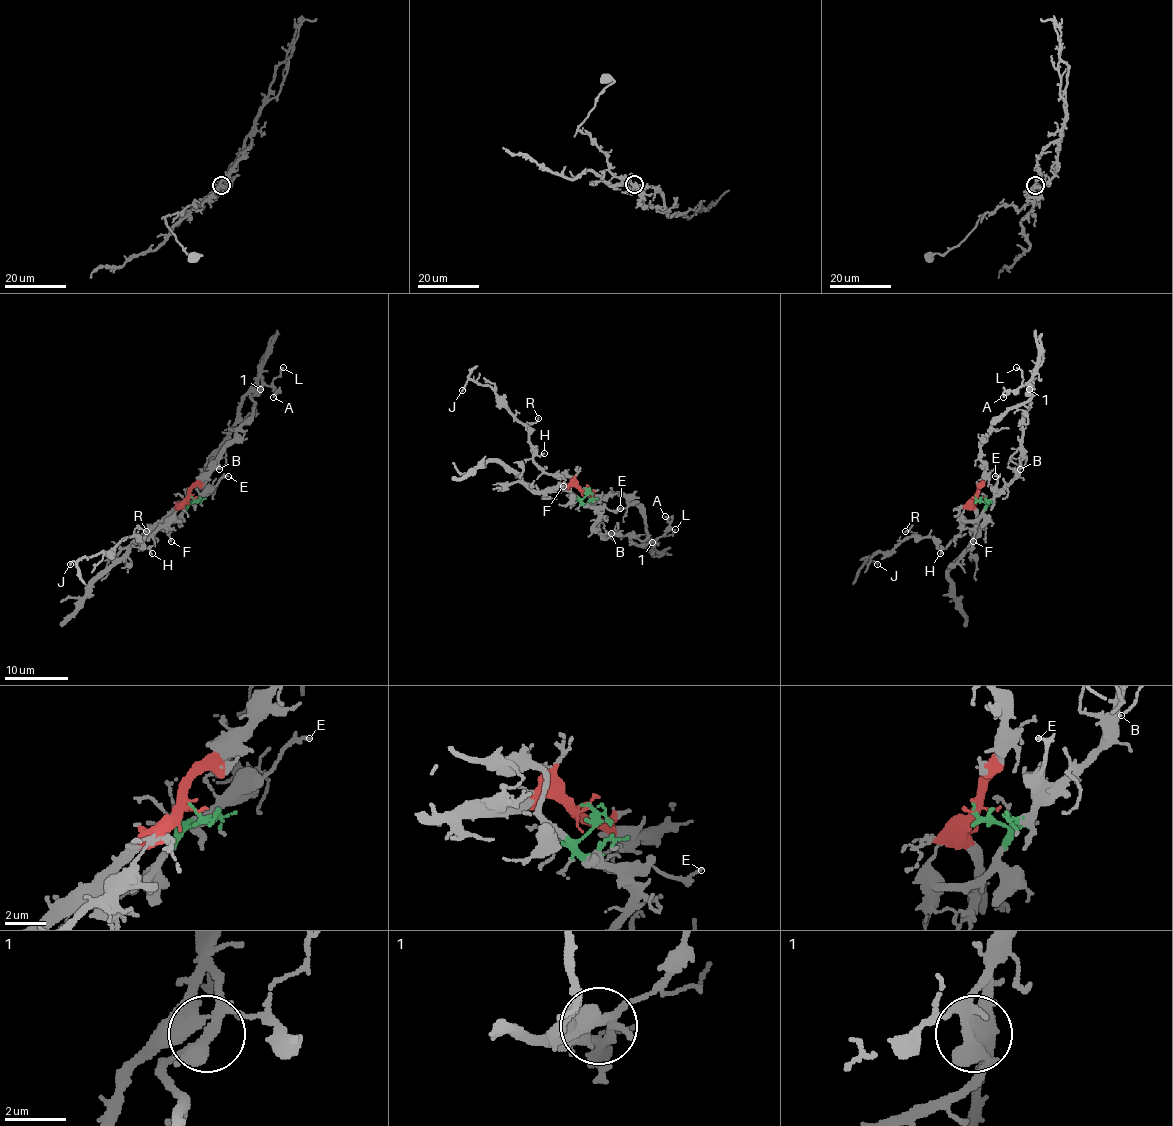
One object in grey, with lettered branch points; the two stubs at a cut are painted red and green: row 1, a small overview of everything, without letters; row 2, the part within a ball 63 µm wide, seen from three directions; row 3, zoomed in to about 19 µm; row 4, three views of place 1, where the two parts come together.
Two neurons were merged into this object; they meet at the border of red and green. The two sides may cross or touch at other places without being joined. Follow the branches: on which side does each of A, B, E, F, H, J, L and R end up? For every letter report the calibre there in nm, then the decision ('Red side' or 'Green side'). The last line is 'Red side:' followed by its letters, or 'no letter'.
A: Thickness 100 nm. Red side
B: Thickness 80 nm. Green side
E: Thickness 190 nm. Green side
F: Thickness 160 nm. Red side
H: Thickness 130 nm. Green side
J: Thickness 120 nm. Green side
L: Thickness 120 nm. Red side
R: Thickness 110 nm. Green side
Red side: A, F, L

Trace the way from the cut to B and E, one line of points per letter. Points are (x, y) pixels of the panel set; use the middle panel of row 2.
B: (584, 489), (593, 497), (590, 505), (598, 516), (593, 527), (604, 538), (609, 538), (610, 533)
E: (584, 489), (593, 497), (590, 500), (591, 506), (604, 506), (614, 511), (620, 508)

